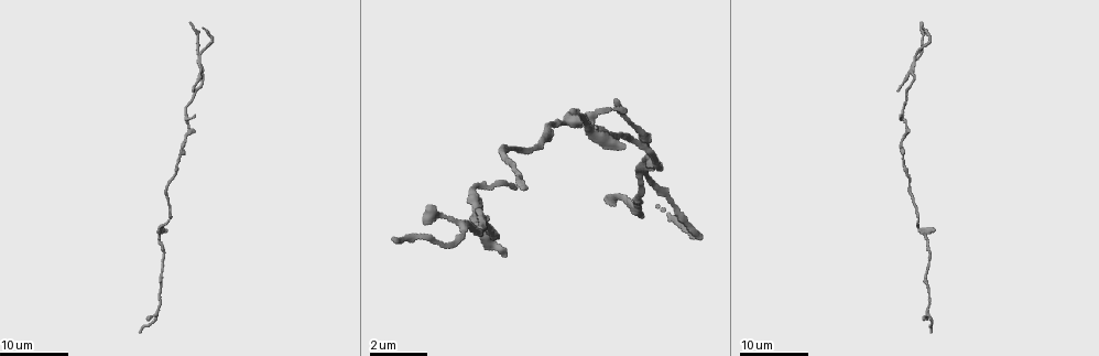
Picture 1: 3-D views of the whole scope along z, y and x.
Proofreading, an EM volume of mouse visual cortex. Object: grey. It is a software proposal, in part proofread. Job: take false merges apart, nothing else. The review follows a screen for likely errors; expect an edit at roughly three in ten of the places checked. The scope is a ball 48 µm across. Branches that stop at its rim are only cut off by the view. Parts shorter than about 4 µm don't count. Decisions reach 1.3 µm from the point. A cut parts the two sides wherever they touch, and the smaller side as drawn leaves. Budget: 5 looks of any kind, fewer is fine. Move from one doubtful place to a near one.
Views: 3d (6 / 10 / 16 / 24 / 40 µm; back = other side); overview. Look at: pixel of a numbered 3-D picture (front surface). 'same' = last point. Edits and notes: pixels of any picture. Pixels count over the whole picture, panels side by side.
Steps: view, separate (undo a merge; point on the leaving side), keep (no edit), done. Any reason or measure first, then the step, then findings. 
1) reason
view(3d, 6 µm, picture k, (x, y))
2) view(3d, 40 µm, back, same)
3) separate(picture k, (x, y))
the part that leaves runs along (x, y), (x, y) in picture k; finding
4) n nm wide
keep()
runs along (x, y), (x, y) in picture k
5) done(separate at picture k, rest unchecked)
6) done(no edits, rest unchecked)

sudden change in width
view(3d, 24 µm, picture 1, (498, 184))

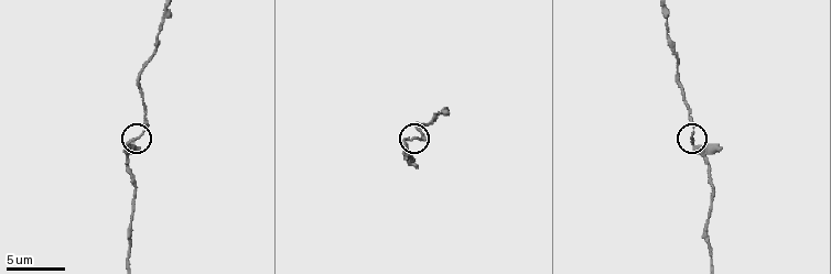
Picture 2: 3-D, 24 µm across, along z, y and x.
view(3d, 6 µm, picture 2, (691, 139))

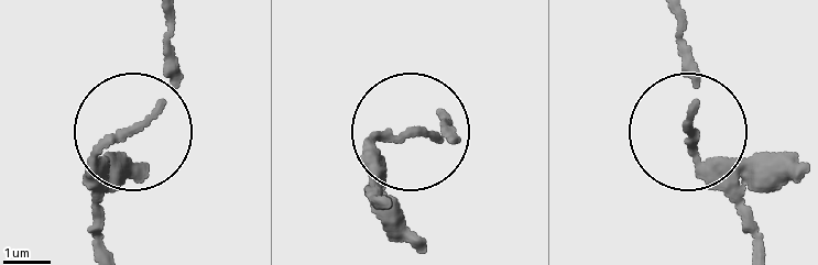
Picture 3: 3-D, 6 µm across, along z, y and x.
from behind
view(3d, 6 µm, back, picture 3, (688, 132))

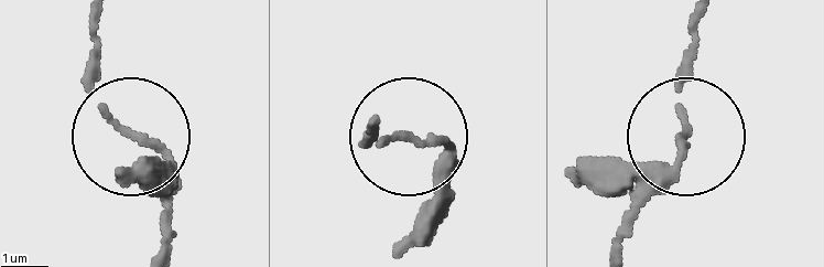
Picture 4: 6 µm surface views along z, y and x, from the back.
keep()
continuous, no second neuron

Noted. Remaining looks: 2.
three-way junction
view(3d, 24 µm, picture 1, (187, 113))

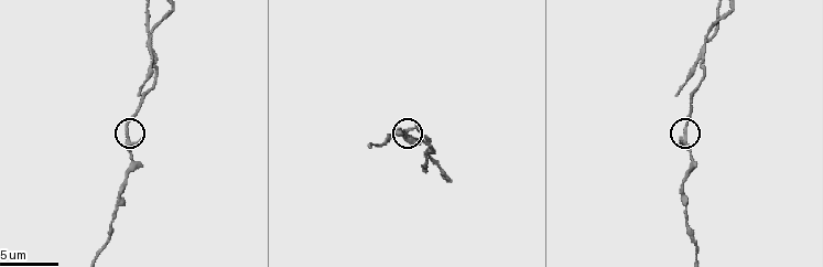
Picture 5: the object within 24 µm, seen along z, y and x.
view(3d, 6 µm, picture 5, (683, 133))

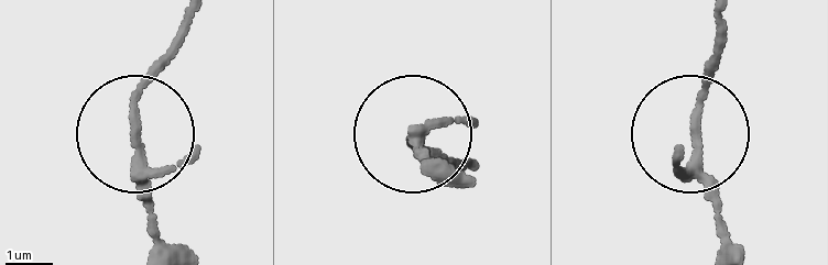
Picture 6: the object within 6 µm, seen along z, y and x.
3 arms
keep()
runs along (153, 243), (141, 89), (184, 19) in picture 6; one neuron here

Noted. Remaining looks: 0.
done(no edits, rest unchecked)

